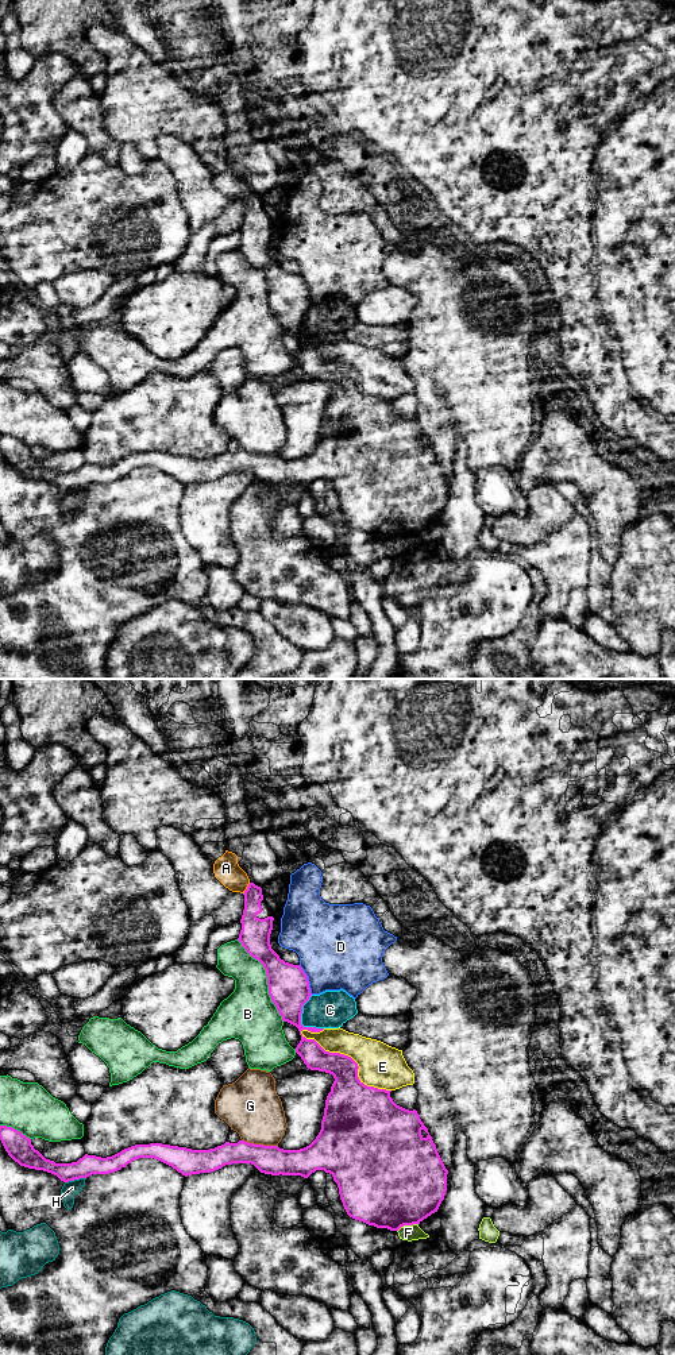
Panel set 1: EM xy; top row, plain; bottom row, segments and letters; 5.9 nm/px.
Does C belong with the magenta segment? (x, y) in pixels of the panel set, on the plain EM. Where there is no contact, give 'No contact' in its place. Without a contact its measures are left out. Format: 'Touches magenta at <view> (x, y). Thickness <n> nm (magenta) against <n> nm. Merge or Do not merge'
Touches magenta at xy (300, 329). Thickness 240 nm (magenta) against 220 nm. Do not merge

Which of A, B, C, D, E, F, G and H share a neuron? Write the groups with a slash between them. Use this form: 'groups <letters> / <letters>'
groups A / B / C / D / E / F / G / H

